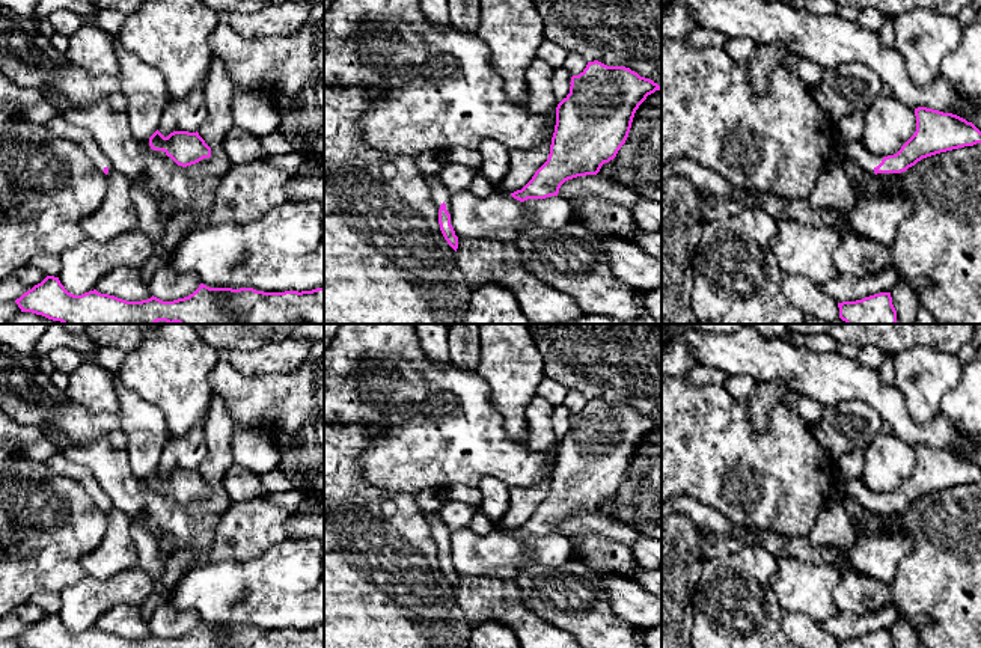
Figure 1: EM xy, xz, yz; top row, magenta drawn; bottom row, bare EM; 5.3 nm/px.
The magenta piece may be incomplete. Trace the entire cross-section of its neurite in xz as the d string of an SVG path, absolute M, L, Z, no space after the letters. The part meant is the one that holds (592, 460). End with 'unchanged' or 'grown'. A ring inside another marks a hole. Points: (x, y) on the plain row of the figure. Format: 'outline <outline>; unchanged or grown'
outline M598 398L571 414L570 431L556 445L556 463L547 499L532 517L511 533L520 539L558 533L561 523L573 515L597 512L625 481L639 443L662 425L625 404L607 404Z; unchanged

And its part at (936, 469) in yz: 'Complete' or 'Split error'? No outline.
Split error

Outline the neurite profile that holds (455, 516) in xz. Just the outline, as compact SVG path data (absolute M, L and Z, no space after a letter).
M449 500L440 511L443 523L448 526L449 532L455 532L463 527L469 527L478 508L457 500Z

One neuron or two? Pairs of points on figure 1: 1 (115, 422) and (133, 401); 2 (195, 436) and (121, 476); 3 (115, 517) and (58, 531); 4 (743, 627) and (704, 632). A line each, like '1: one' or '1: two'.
1: two
2: two
3: two
4: one

